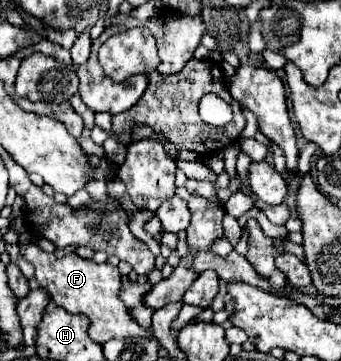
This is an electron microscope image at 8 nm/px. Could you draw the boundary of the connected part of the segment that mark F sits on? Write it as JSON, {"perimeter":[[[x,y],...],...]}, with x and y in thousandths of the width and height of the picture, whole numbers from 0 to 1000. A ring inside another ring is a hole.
{"perimeter":[[[109,673],[62,679],[62,706],[97,729],[103,773],[120,801],[138,801],[144,825],[202,867],[238,867],[261,878],[261,934],[302,956],[331,934],[443,934],[443,917],[413,911],[390,878],[378,878],[361,834],[349,834],[355,801],[355,756],[337,734],[279,729],[273,717],[243,717],[226,701],[196,701],[191,712],[167,712],[155,701],[132,701],[109,684]]]}

